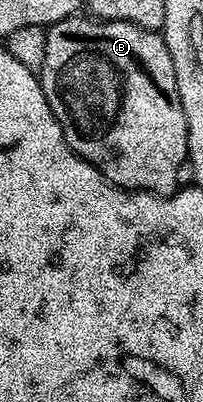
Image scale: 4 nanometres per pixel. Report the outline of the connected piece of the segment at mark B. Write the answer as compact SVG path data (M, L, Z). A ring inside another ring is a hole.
M72 16L54 22L46 27L45 64L38 70L39 83L45 92L45 100L49 100L49 108L53 108L53 116L57 116L57 124L61 124L61 132L65 136L65 144L77 156L81 156L89 164L93 164L114 186L123 190L143 190L146 194L156 194L168 198L180 189L179 169L184 169L187 156L187 121L185 108L181 108L181 96L177 92L177 76L173 72L173 56L169 56L169 48L165 44L162 33L146 30L132 22L101 22L90 16Z

